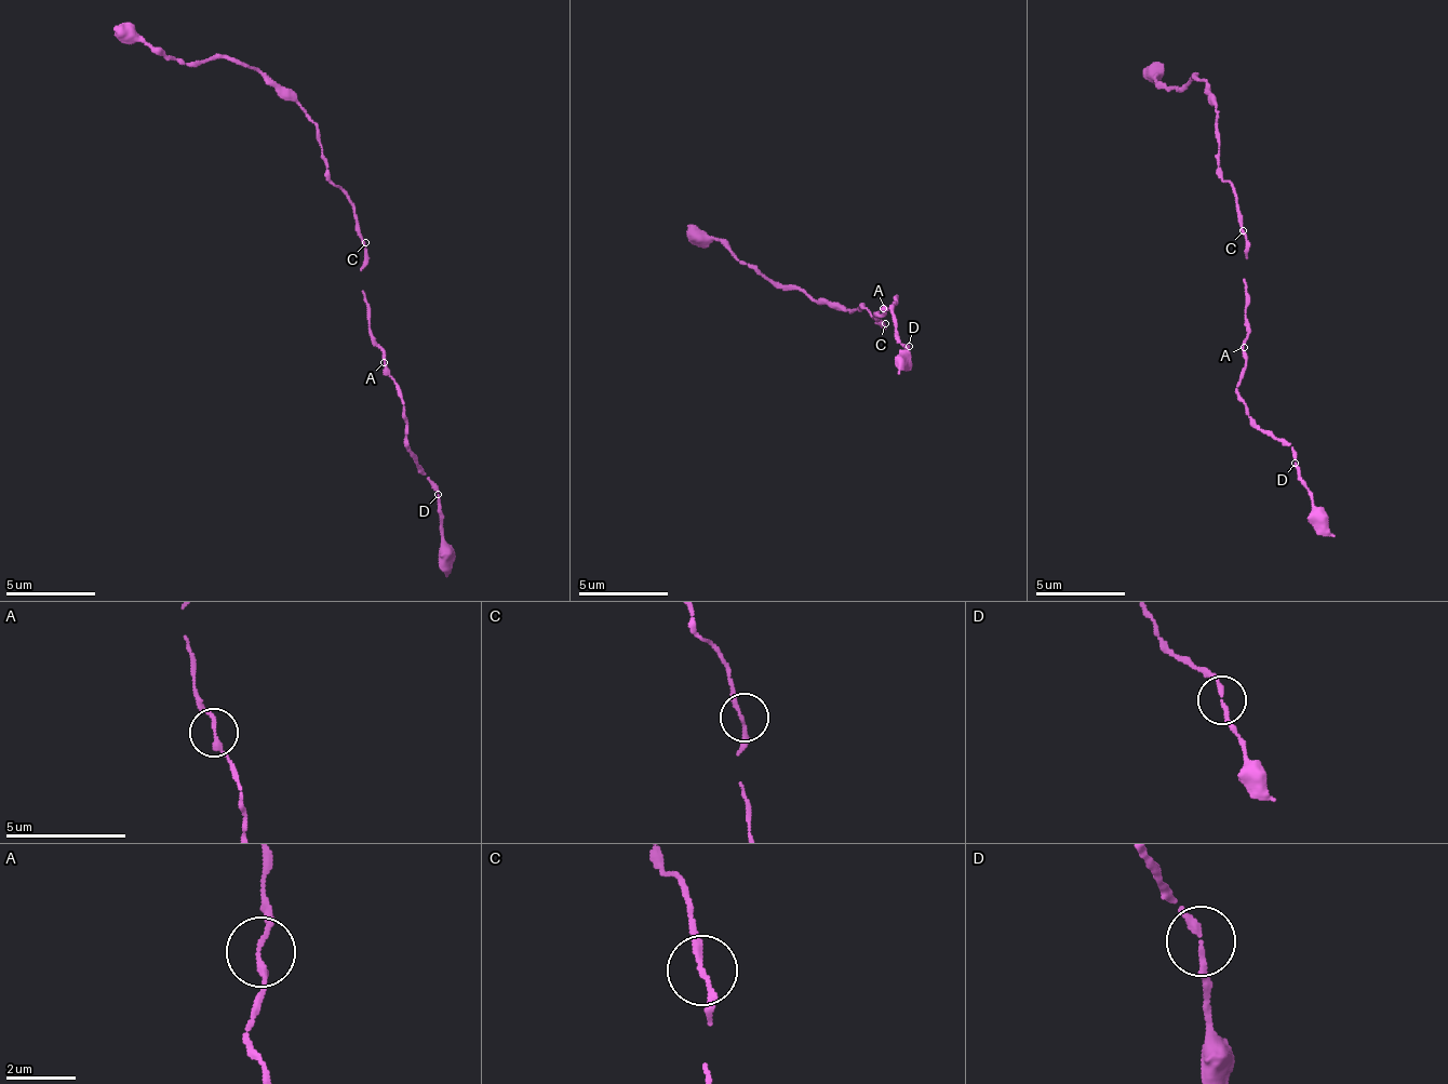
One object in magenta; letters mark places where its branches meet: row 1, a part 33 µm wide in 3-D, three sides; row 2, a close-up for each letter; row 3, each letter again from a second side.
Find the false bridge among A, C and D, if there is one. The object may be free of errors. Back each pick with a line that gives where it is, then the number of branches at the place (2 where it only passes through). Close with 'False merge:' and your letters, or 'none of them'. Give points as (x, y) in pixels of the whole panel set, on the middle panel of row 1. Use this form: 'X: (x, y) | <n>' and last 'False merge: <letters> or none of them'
False merge: none of them

